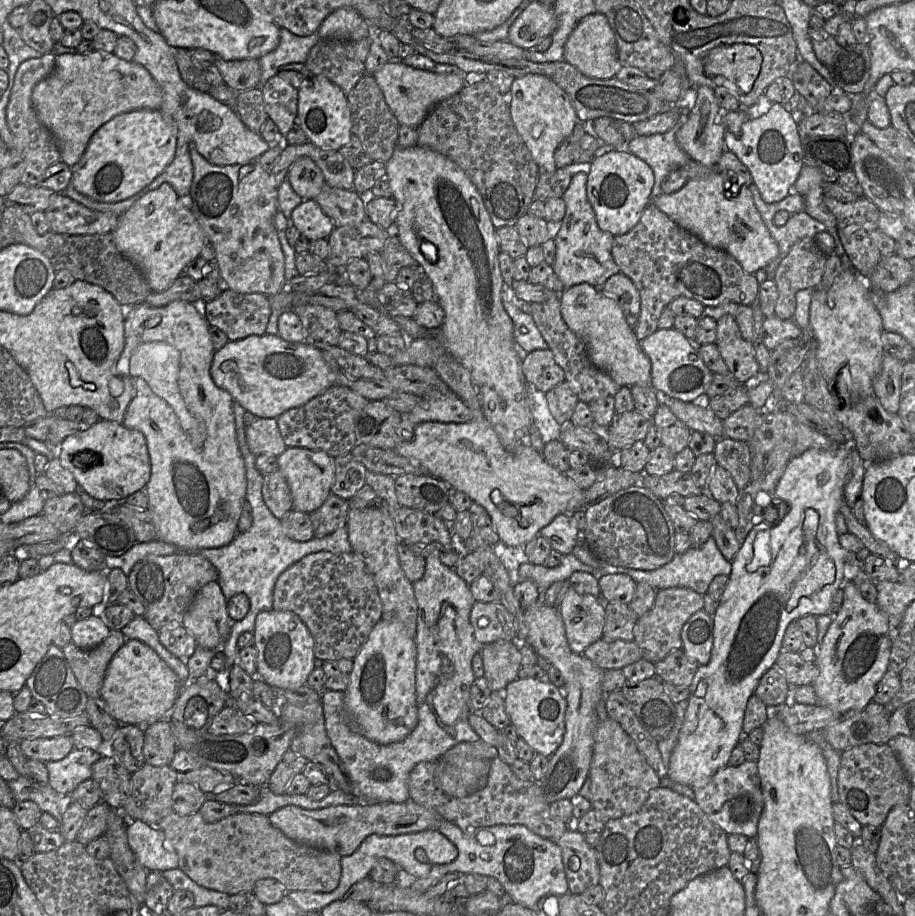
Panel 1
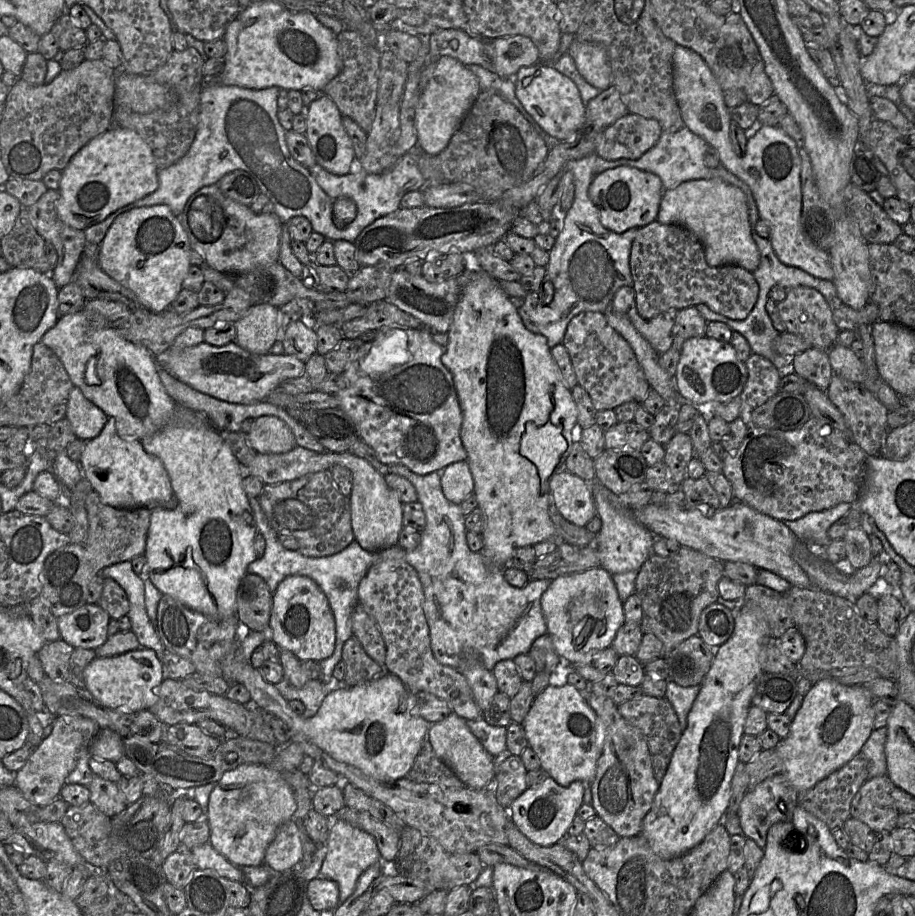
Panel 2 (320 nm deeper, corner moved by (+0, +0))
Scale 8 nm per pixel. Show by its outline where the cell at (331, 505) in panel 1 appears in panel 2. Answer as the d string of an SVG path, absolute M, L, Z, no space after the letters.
M330 469L278 484L264 484L258 500L271 527L279 534L293 535L299 544L298 551L305 556L330 556L342 551L354 541L349 496L344 496L337 489Z

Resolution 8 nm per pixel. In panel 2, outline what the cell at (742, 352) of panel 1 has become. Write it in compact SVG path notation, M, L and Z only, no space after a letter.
M752 353L744 363L747 381L739 397L742 402L742 418L748 426L752 409L779 393L780 373L772 362L758 354Z

